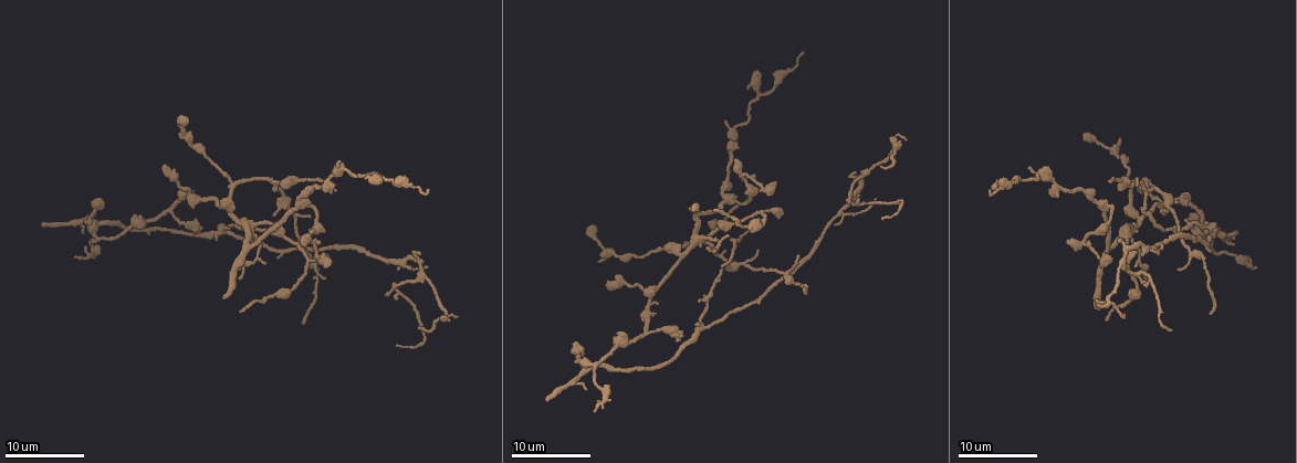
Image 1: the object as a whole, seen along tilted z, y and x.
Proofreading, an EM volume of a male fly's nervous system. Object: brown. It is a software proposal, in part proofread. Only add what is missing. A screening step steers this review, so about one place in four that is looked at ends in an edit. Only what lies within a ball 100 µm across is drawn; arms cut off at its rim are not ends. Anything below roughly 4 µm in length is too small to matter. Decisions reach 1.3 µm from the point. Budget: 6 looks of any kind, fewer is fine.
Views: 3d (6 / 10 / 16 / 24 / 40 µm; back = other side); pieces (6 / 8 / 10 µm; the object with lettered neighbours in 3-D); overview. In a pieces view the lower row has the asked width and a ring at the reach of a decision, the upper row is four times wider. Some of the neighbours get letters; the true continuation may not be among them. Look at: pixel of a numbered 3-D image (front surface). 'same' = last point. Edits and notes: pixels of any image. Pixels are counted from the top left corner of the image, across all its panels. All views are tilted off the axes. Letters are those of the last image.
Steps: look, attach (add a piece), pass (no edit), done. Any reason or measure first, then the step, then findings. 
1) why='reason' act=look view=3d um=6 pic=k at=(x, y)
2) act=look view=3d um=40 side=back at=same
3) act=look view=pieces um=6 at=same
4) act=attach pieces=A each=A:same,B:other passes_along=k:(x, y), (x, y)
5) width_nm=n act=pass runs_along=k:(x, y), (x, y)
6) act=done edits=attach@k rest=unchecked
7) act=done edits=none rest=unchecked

why='free end' act=look view=pieces um=10 pic=1 at=(1110, 180)

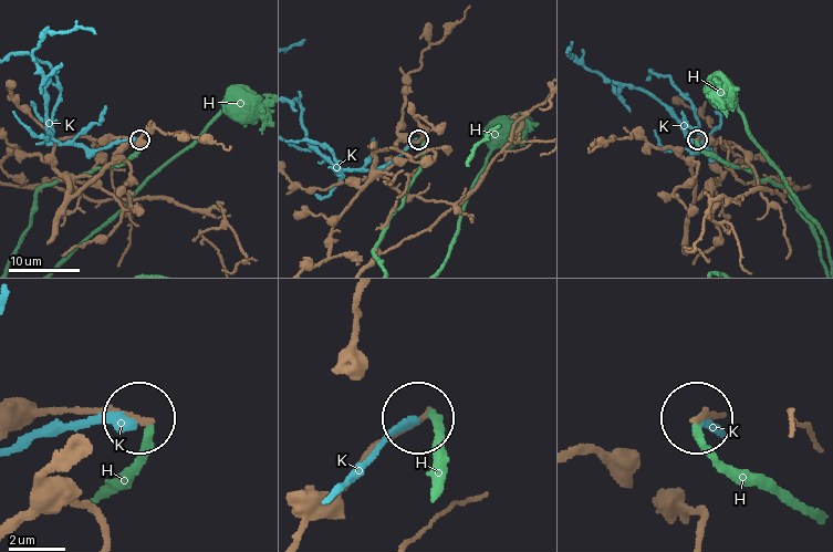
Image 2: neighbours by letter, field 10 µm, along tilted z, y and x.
act=pass each=H:other,K:other found='no lettered piece goes on from it'

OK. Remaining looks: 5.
why='branch stops here' act=look view=3d um=6 pic=1 at=(329, 263)

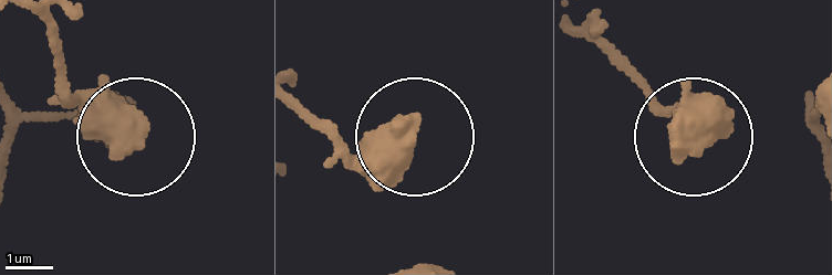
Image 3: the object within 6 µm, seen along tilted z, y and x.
act=look view=pieces um=6 pic=3 at=(411, 123)

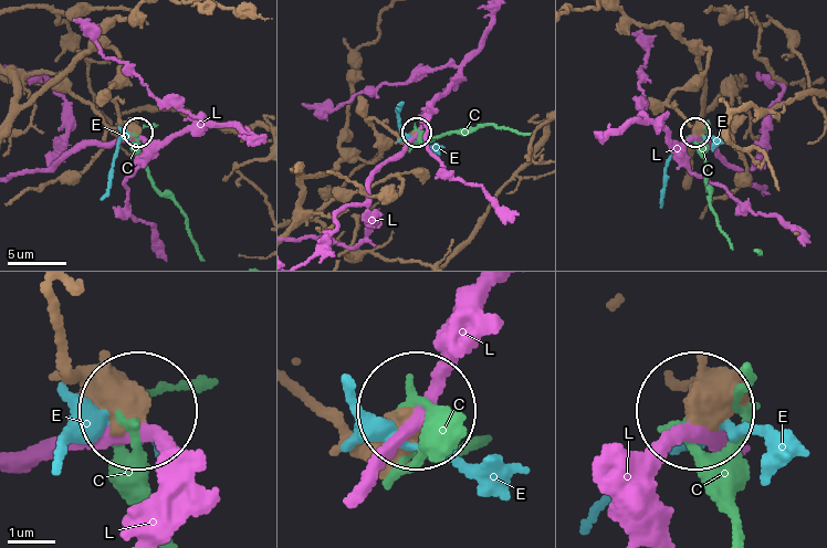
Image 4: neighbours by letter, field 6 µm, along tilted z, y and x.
act=pass each=C:other,E:other,L:other runs_along=4:(53, 324), (79, 382), (134, 414) found='none of them fits'

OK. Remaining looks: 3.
why='an open end' act=look view=3d um=6 pic=1 at=(778, 214)

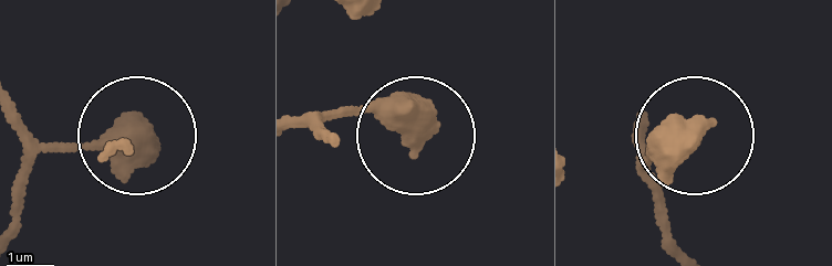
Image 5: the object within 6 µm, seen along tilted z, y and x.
act=look view=pieces um=10 pic=5 at=(700, 123)

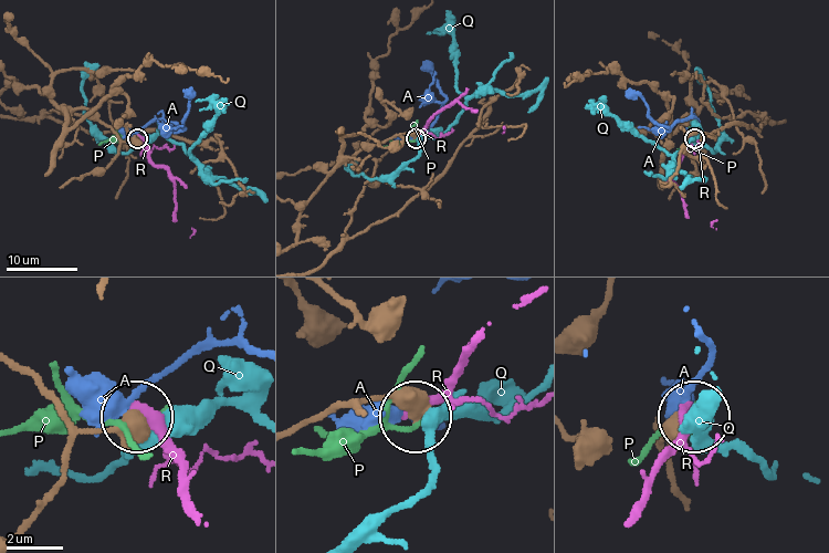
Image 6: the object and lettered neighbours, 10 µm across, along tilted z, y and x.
act=pass each=A:other,P:other,Q:other,R:other runs_along=6:(302, 420), (394, 395), (411, 417) found='none of them fits'

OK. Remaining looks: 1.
act=done edits=none rest=unchecked

